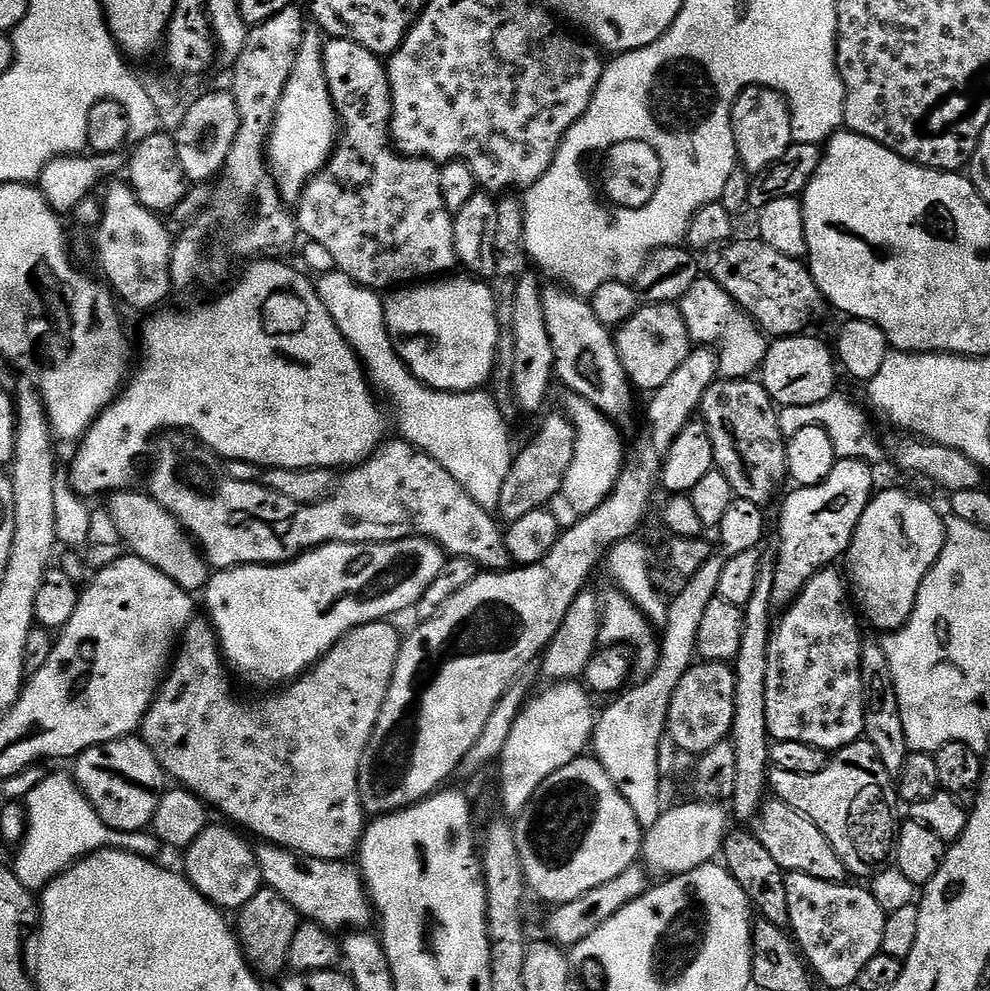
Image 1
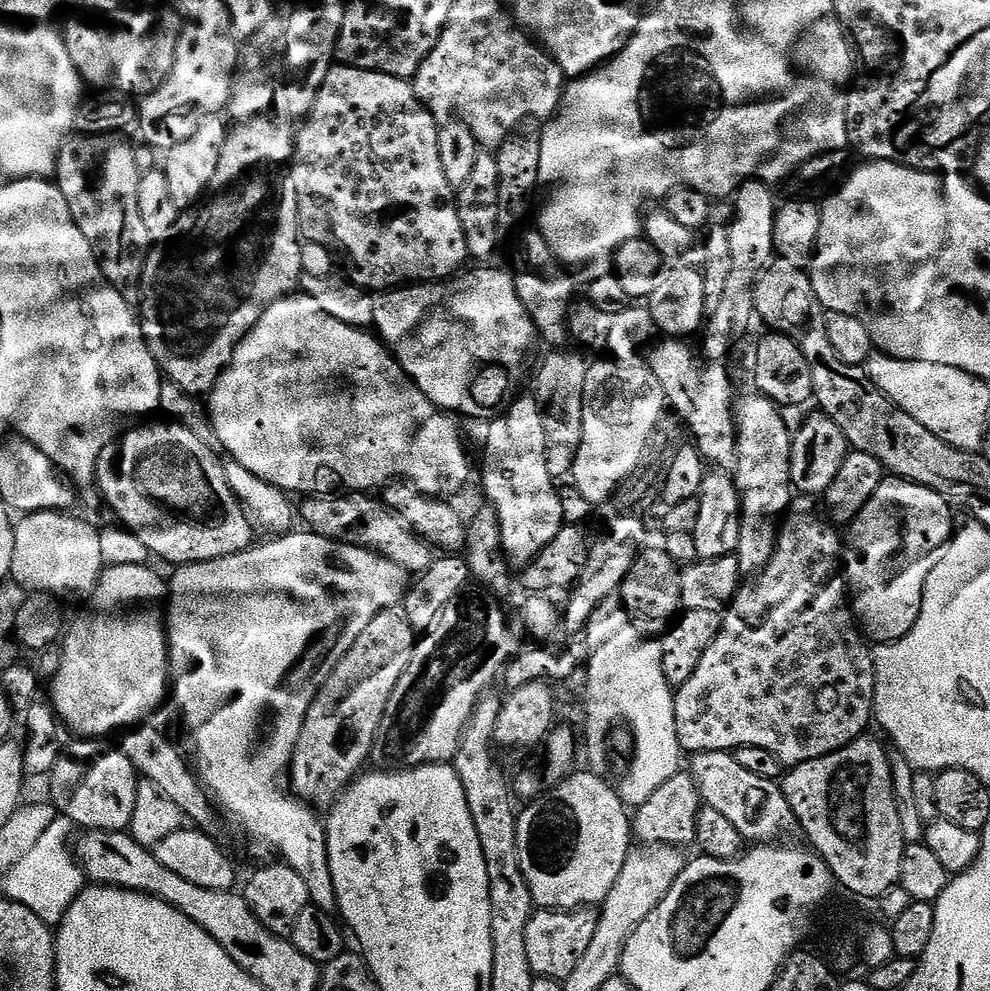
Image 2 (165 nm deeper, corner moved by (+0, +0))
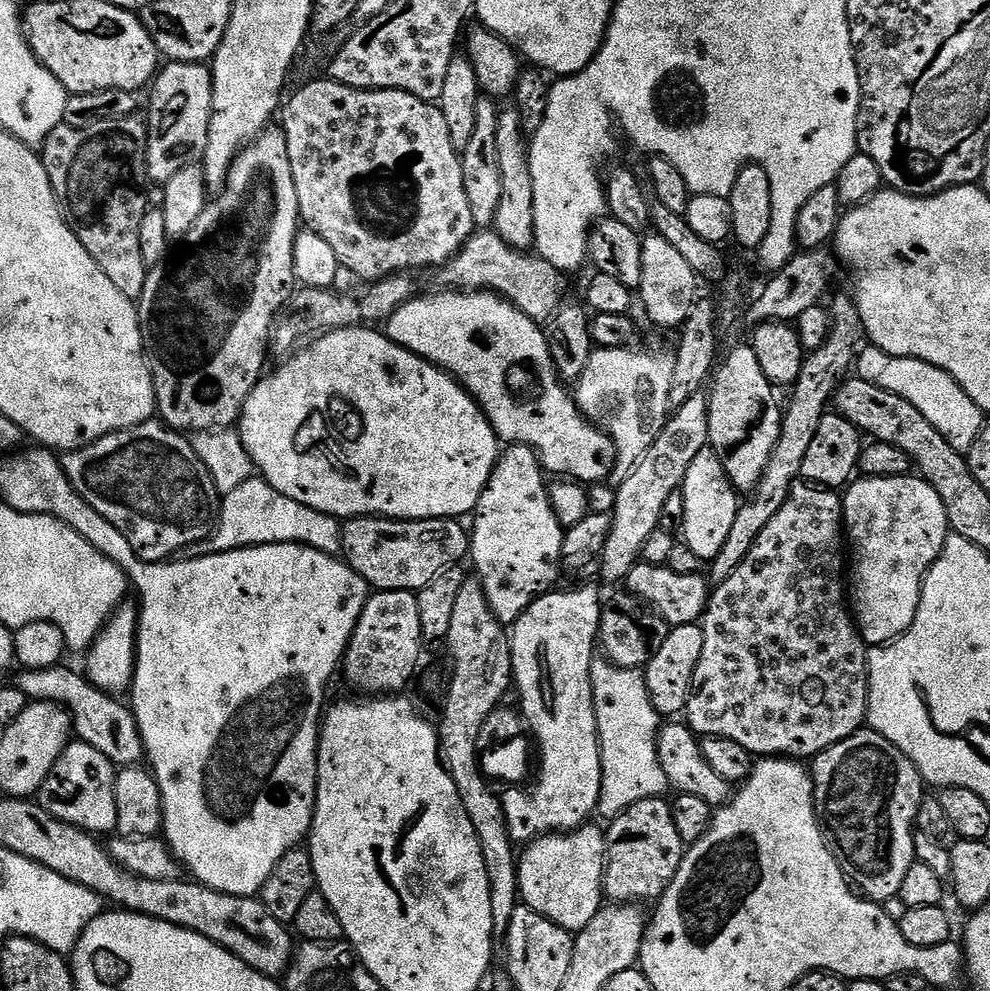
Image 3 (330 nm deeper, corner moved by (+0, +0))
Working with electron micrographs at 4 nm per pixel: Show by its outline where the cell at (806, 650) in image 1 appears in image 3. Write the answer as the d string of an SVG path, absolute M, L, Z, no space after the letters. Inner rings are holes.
M807 482L796 483L782 510L778 510L778 514L774 514L774 519L766 525L766 530L758 534L758 542L754 542L754 547L750 554L746 554L742 566L738 566L738 570L734 570L734 574L730 574L726 582L715 585L714 591L708 597L708 609L704 611L702 627L702 658L698 658L698 670L694 670L694 682L686 709L686 723L697 737L730 738L730 742L746 746L746 750L756 758L791 758L804 762L865 727L868 719L869 645L860 637L860 629L856 627L849 601L846 599L844 506L841 497L833 489L813 486Z

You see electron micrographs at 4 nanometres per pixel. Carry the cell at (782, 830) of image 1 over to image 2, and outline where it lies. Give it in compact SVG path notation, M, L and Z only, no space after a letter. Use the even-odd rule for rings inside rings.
M698 752L691 757L690 771L707 807L719 810L748 842L776 842L787 832L796 832L798 821L786 802L783 787L775 780L758 778L750 770L738 766L732 752Z

